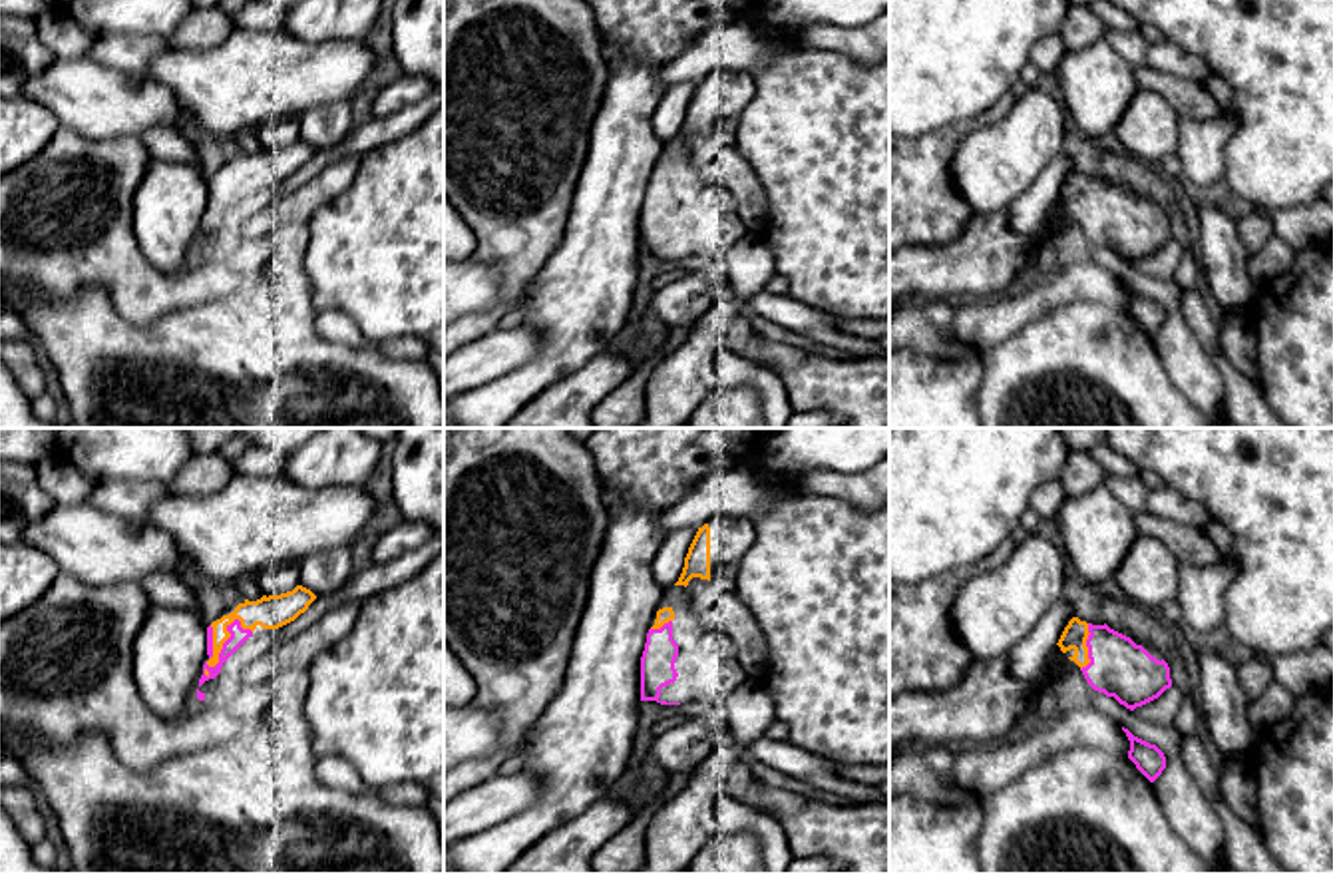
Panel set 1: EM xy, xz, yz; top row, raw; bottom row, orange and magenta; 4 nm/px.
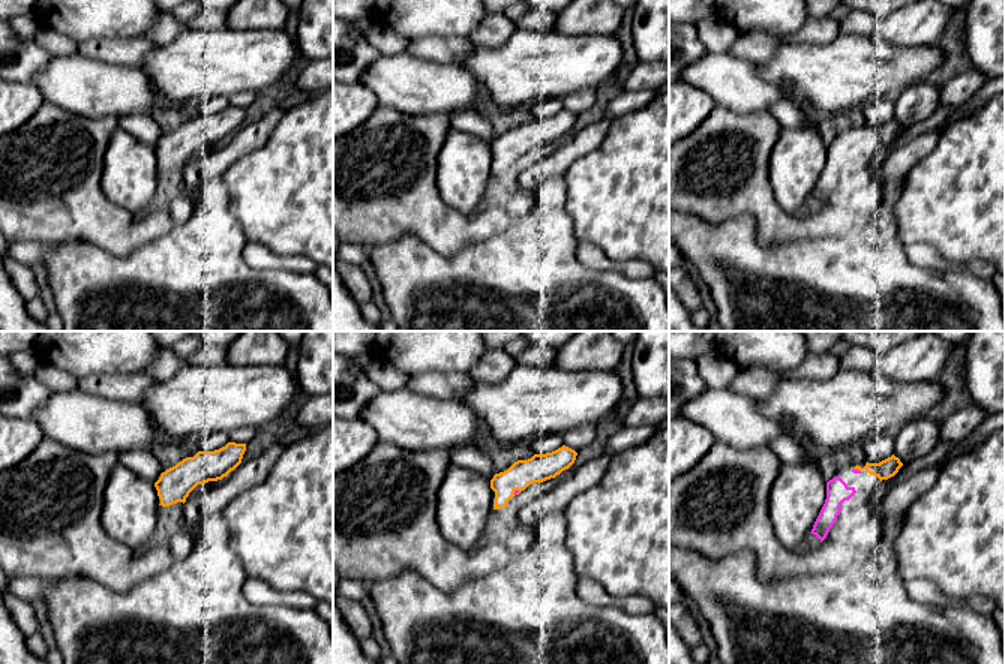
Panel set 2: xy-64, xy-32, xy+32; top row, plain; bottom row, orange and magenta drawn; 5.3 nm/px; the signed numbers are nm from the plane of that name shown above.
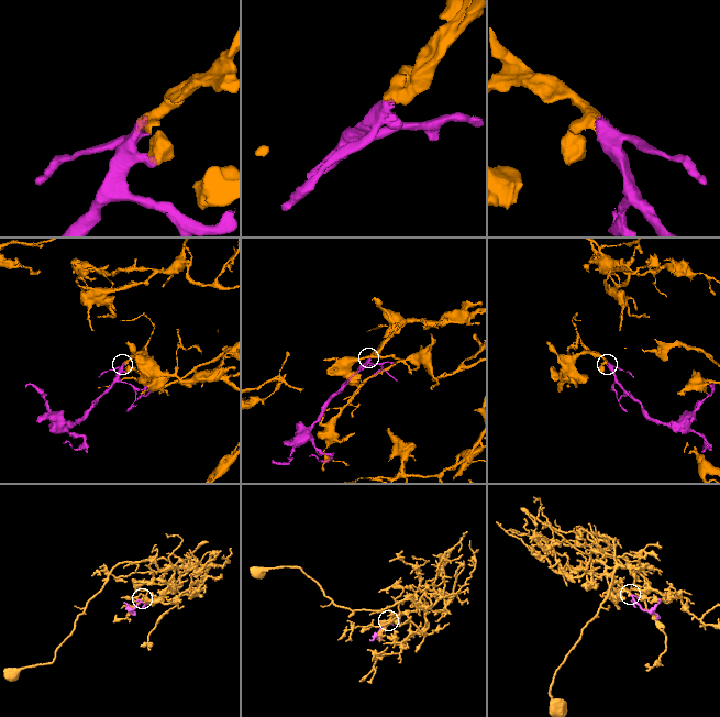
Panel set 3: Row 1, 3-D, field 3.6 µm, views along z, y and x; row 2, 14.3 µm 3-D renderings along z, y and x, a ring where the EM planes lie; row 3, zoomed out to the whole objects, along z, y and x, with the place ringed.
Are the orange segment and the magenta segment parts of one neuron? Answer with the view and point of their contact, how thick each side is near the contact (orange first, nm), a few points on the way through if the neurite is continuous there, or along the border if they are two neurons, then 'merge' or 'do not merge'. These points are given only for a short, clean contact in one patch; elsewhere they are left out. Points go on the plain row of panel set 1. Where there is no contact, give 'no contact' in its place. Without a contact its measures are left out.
contact xy (221, 202); calibres 130 and 70 nm; way xy (271, 166), (235, 174), (221, 202), (233, 190), (239, 190); merge

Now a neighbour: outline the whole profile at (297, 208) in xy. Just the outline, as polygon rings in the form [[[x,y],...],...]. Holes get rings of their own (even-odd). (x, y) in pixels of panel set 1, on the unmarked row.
[[[348,155],[326,165],[310,181],[277,199],[267,219],[273,225],[308,225],[318,207],[350,187],[362,155]]]

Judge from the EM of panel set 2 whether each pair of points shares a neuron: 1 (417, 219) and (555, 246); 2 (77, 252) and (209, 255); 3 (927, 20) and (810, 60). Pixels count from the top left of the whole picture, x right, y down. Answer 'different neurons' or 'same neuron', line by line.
1: different neurons
2: same neuron
3: different neurons

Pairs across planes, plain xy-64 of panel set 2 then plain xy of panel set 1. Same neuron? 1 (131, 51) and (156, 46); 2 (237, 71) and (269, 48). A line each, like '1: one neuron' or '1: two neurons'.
1: one neuron
2: one neuron

